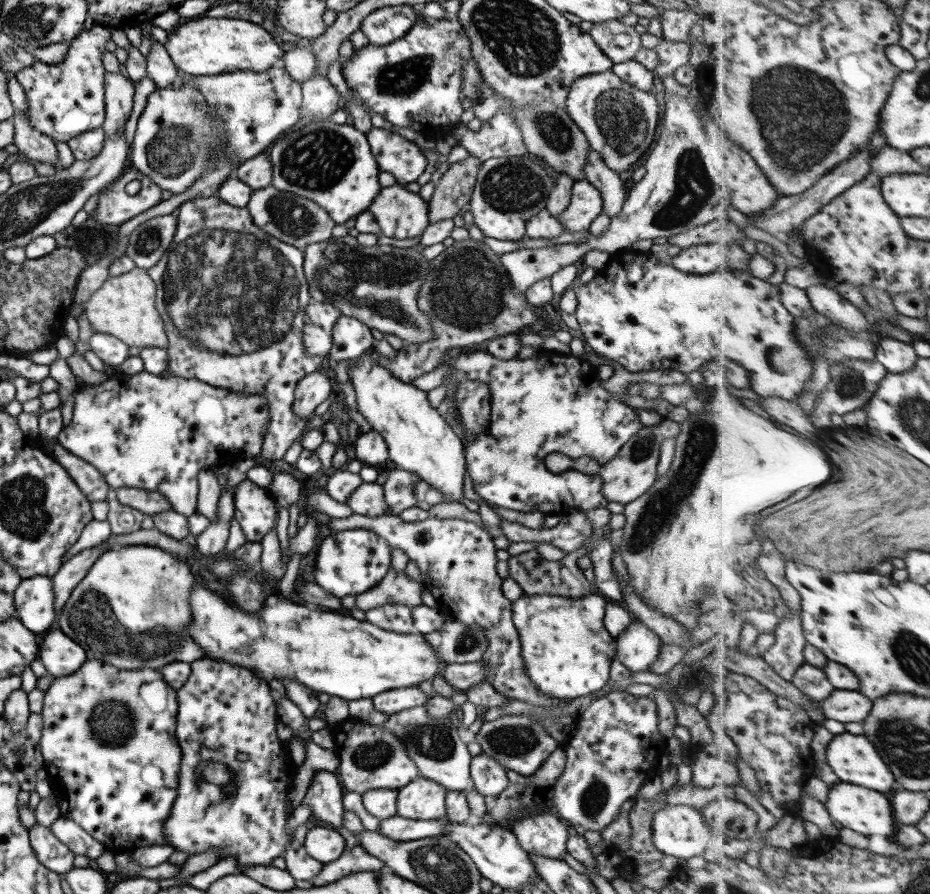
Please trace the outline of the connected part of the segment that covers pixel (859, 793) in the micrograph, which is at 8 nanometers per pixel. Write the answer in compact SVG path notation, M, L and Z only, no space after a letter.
M840 782L835 784L829 791L829 799L826 801L826 808L831 819L840 823L845 828L852 828L865 836L883 835L893 838L895 830L895 818L891 810L891 802L883 792L861 788L857 784Z

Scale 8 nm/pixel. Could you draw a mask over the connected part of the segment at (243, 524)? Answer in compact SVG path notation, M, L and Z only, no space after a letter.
M249 479L236 484L233 491L234 515L245 541L259 544L275 525L277 517L271 493Z

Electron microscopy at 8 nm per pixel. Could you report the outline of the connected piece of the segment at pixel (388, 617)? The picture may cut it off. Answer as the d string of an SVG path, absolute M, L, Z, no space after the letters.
M382 604L364 612L364 620L386 631L397 634L414 632L411 609L407 605Z

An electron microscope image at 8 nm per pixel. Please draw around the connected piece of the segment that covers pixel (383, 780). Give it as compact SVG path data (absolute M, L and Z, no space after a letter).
M345 722L341 728L343 730L335 738L337 753L334 774L344 792L351 791L361 795L367 791L397 790L418 778L417 768L405 755L401 741L389 735L381 726L366 722L363 726L349 726L349 722Z

